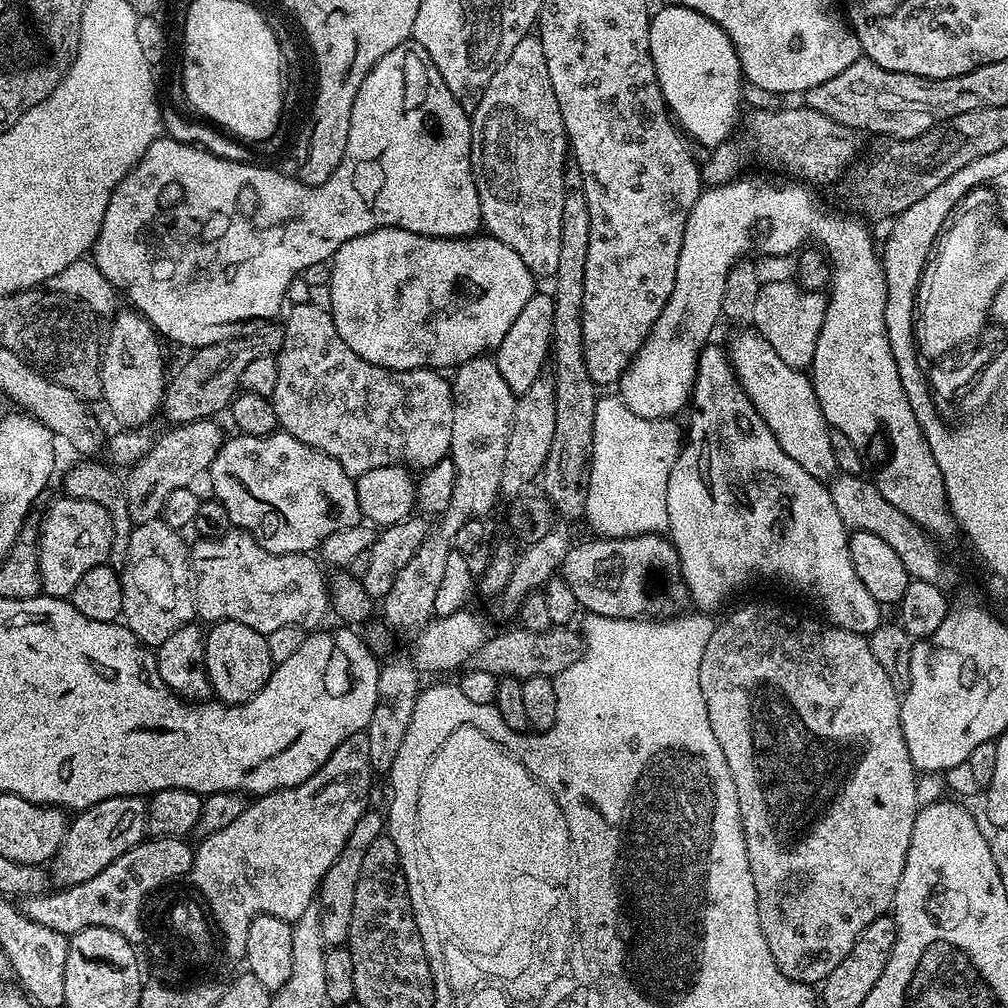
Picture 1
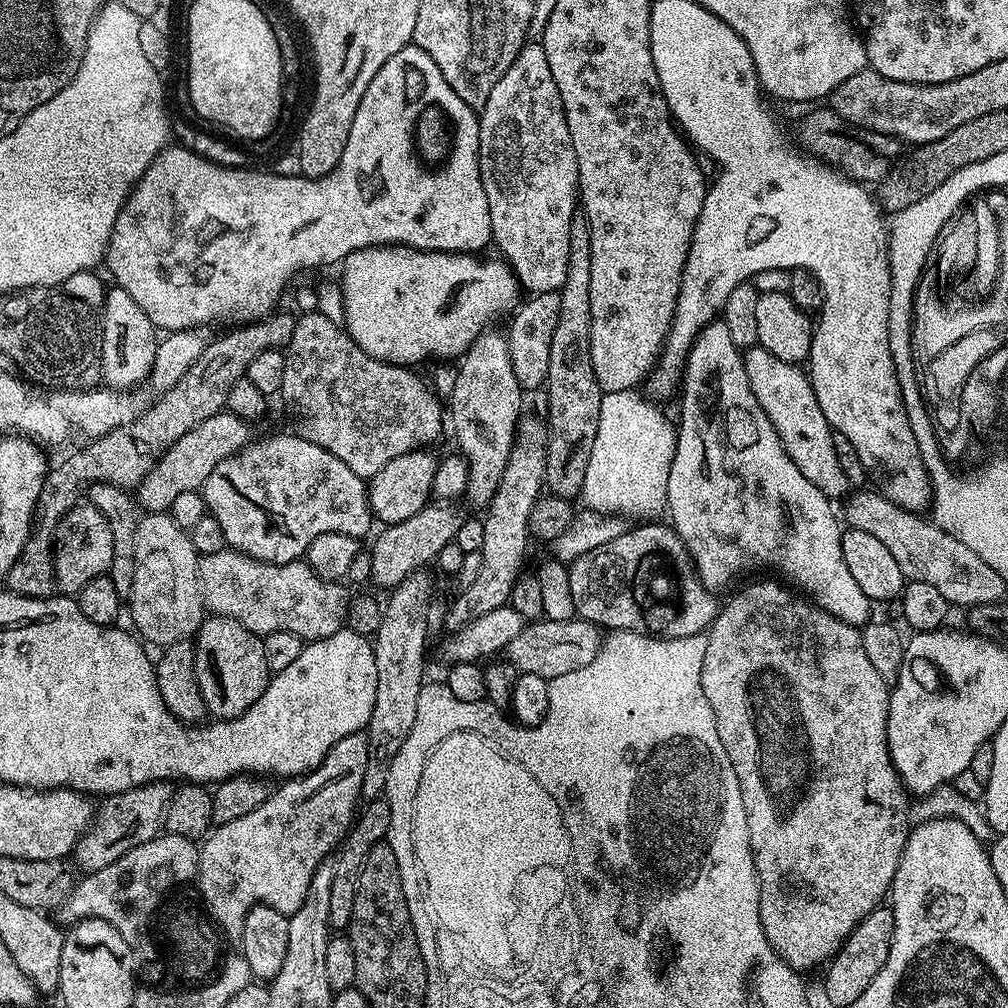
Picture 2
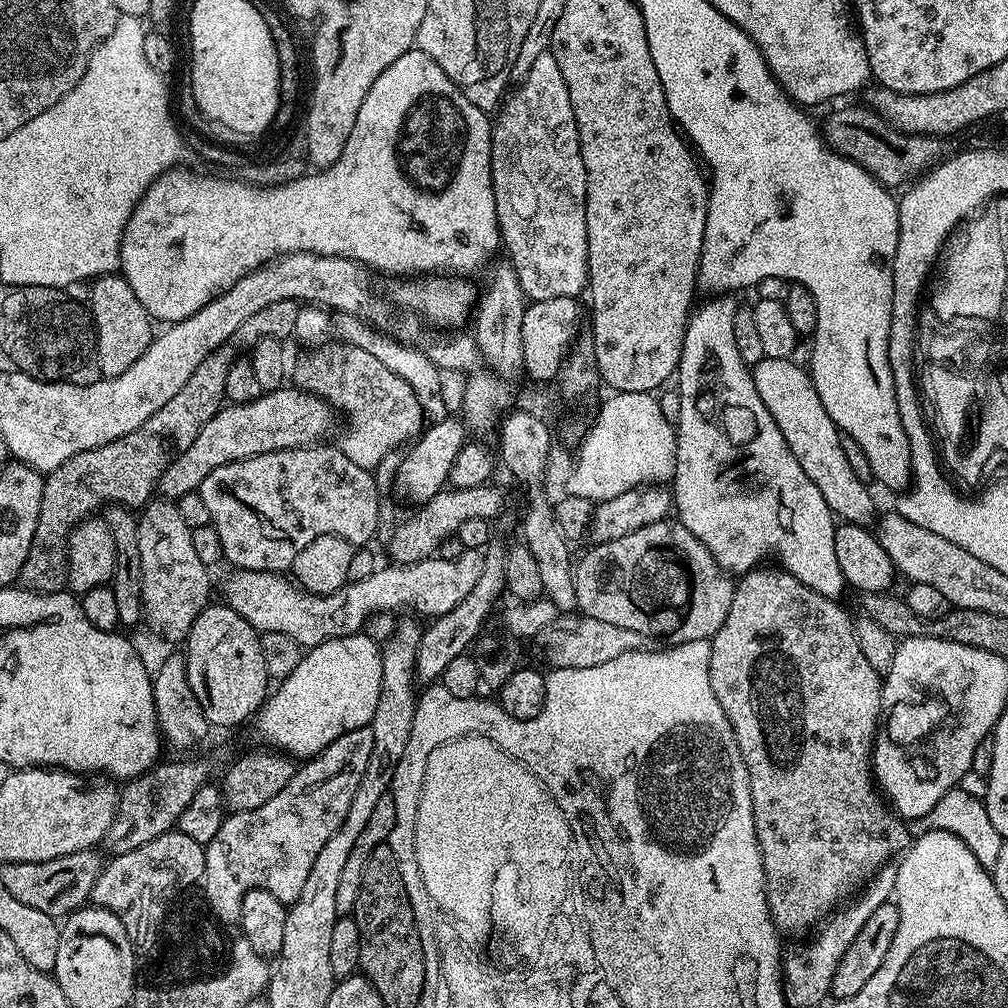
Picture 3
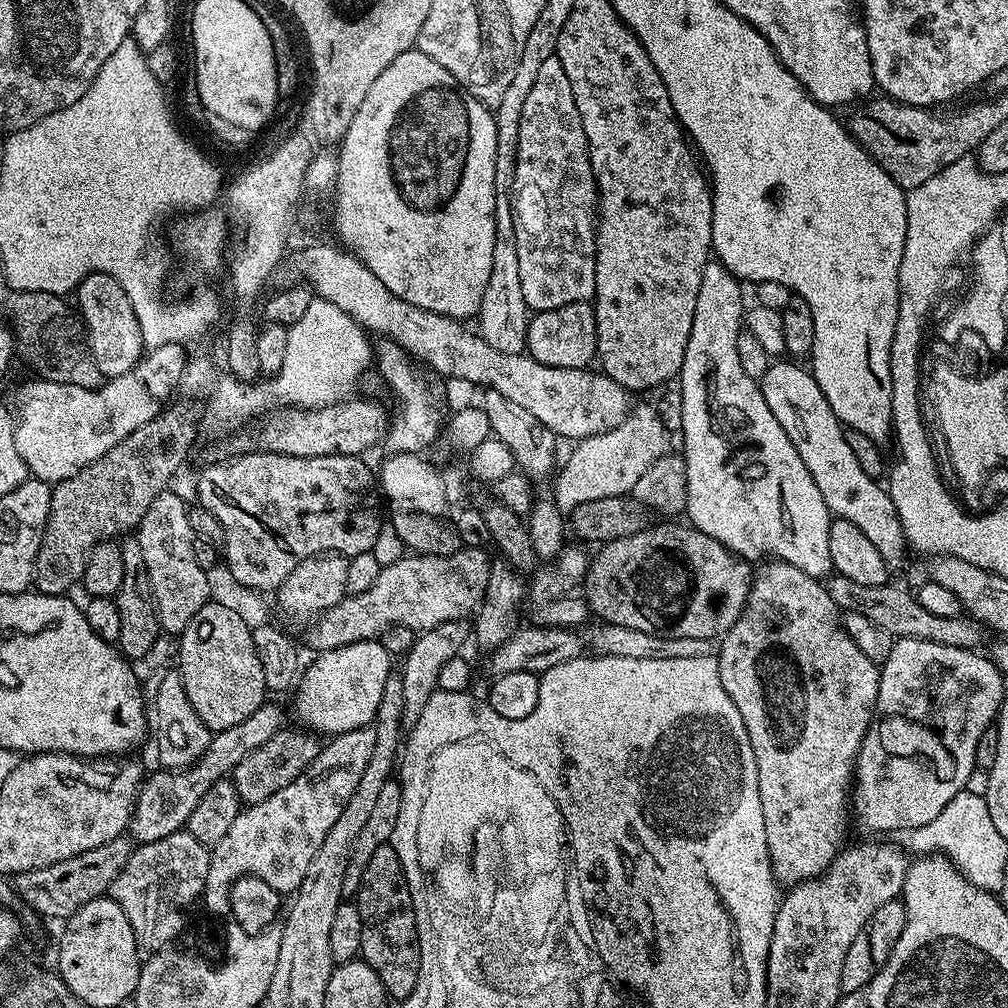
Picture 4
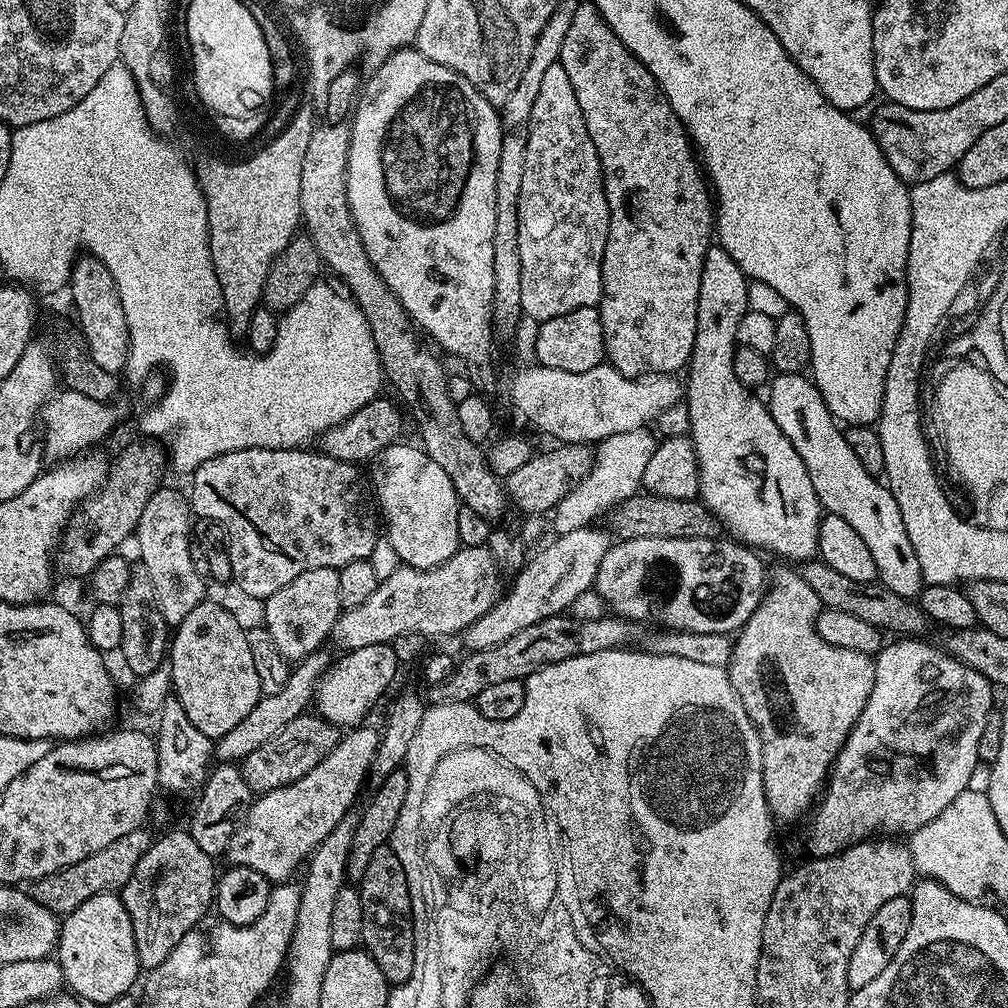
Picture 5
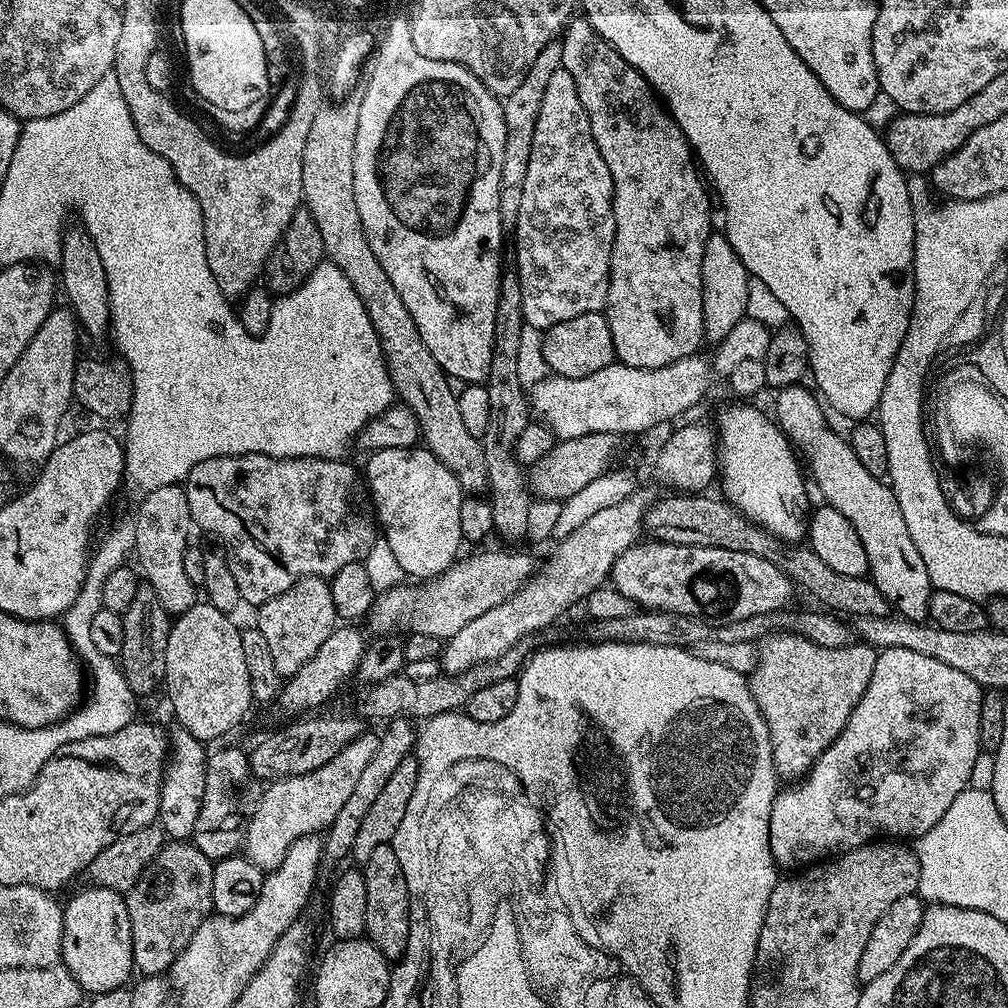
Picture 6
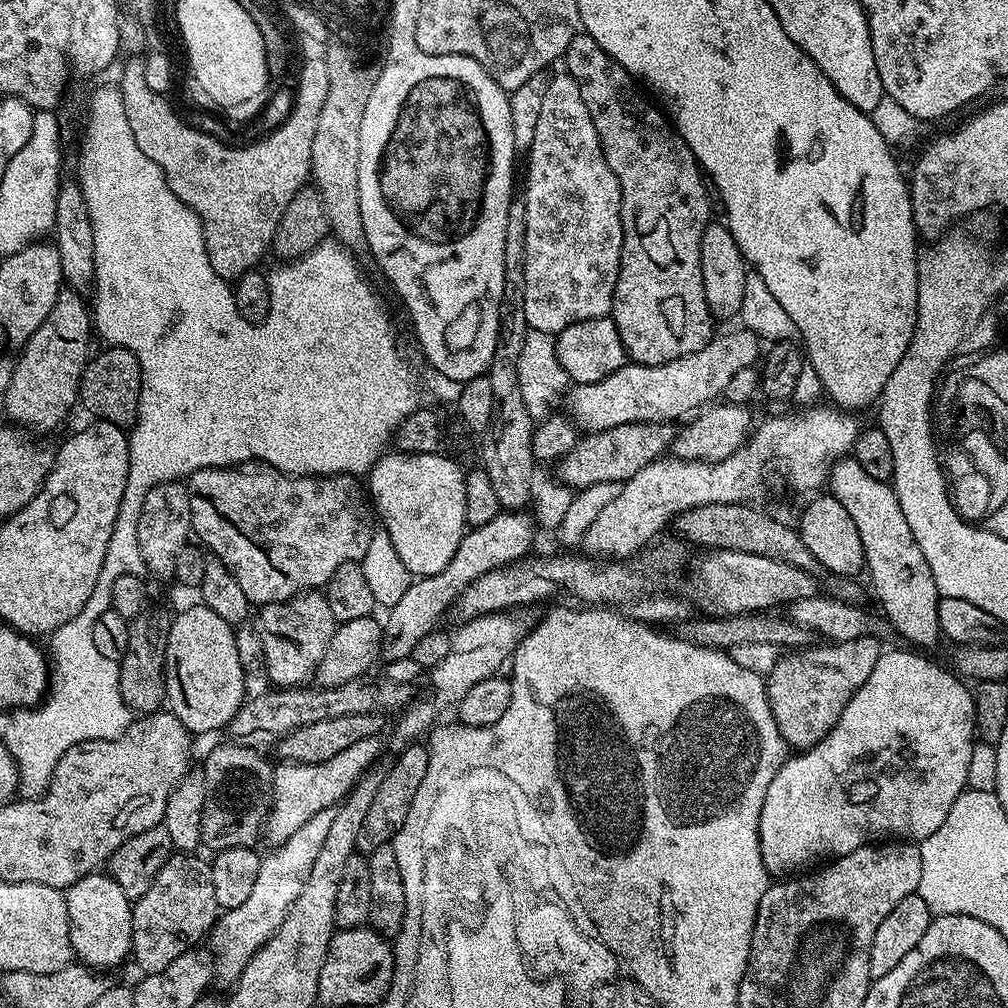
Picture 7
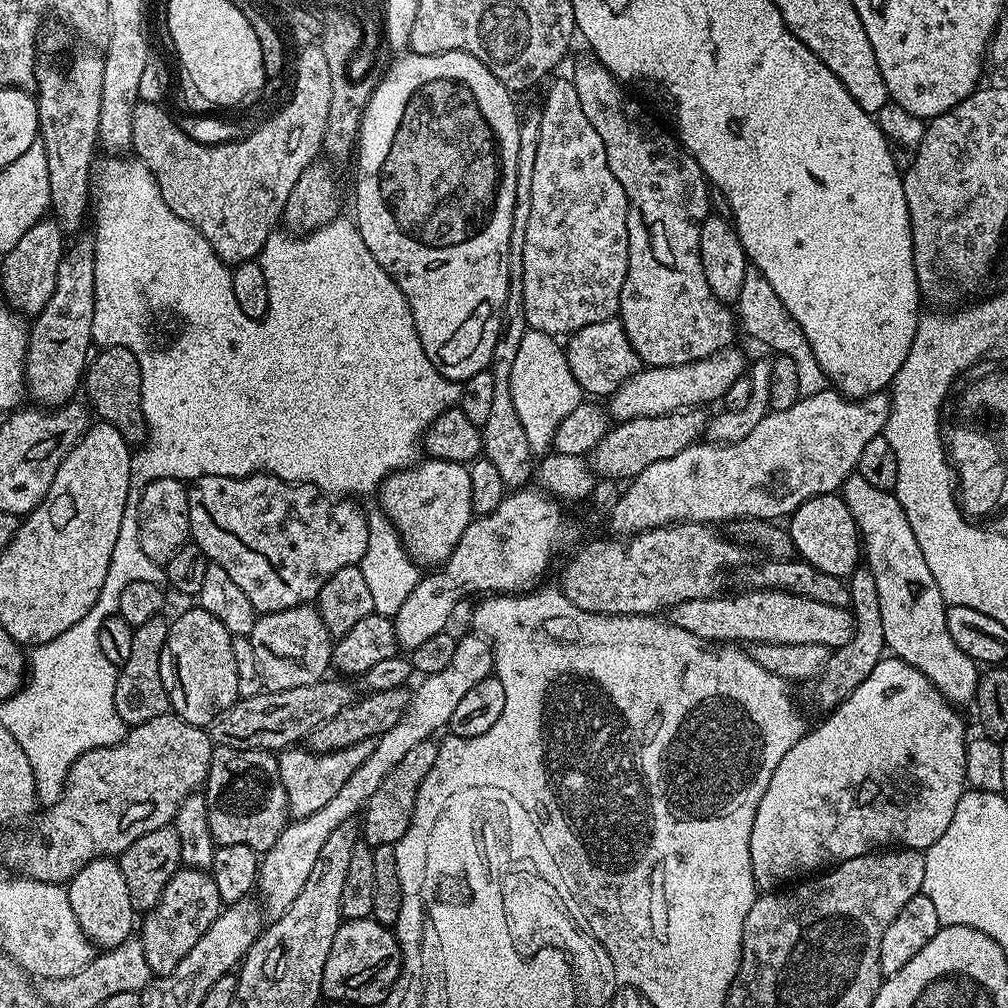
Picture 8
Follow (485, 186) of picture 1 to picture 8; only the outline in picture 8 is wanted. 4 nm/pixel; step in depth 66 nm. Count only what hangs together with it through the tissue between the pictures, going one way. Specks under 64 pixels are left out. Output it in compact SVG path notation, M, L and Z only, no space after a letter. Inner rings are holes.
M553 79L547 85L548 93L544 96L544 104L540 108L540 129L538 130L538 154L534 154L534 182L530 191L530 218L526 227L526 242L523 247L523 305L525 320L529 329L544 331L546 334L564 338L573 332L582 330L582 326L594 326L594 322L606 322L613 319L620 311L620 295L622 282L626 282L628 269L628 199L626 190L614 178L610 166L606 162L606 146L602 138L598 138L598 130L590 126L590 118L582 110L582 101L578 98L578 90L574 90L571 79Z

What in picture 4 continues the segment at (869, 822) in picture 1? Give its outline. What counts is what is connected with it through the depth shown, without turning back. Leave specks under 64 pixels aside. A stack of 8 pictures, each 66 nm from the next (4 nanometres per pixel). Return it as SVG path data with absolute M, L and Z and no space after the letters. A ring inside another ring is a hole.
M775 558L765 559L759 567L753 571L750 594L738 622L734 622L734 626L730 626L730 630L719 641L715 661L722 678L722 690L726 690L726 694L730 694L730 702L738 706L746 734L750 734L750 746L754 746L754 762L758 762L758 798L762 798L762 818L766 822L766 846L770 850L772 873L776 875L777 885L791 886L801 884L803 880L811 880L813 876L821 876L832 864L832 859L845 847L844 831L848 828L848 820L850 824L850 785L854 780L856 755L860 753L866 730L872 724L876 710L880 670L878 665L870 662L870 658L866 658L866 654L862 654L862 650L858 650L858 646L854 646L840 625L840 609L817 577L798 570L798 566L790 566L790 562Z

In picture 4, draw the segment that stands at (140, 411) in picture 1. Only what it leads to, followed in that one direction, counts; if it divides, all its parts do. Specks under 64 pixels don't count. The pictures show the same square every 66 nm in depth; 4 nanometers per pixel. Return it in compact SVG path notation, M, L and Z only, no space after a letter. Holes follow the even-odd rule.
M89 272L83 278L85 280L76 292L75 303L84 321L84 331L94 362L105 378L126 374L146 351L134 306L130 306L126 290L122 290L122 286L118 286L118 282L110 274Z

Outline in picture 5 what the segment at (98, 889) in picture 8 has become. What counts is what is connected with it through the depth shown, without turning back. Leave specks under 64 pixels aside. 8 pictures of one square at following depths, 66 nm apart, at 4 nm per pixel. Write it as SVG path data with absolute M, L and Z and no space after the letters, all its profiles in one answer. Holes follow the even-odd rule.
M103 892L94 898L86 898L86 902L78 906L78 910L63 917L58 941L58 959L65 985L81 1001L89 1000L92 1006L129 995L135 984L137 987L142 969L136 953L134 926L117 893Z

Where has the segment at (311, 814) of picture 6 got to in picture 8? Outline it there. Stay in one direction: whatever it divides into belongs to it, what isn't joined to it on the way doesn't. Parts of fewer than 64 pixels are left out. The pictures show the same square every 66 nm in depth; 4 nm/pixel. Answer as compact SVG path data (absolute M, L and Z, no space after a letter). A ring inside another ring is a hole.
M376 740L366 742L354 742L354 746L346 746L346 750L334 750L333 752L313 752L304 746L293 746L283 749L279 753L280 777L282 786L286 786L286 798L288 799L288 811L293 817L309 816L314 810L322 810L338 790L342 790L344 783L370 758Z

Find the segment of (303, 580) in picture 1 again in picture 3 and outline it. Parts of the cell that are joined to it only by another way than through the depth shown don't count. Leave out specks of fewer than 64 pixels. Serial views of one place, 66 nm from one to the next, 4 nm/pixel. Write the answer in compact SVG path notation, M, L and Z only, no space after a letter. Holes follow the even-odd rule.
M464 550L460 556L447 560L439 554L413 564L393 563L392 568L377 567L370 578L362 582L343 584L337 592L314 596L297 586L287 575L275 572L233 571L224 580L223 603L233 608L250 626L263 634L286 634L307 650L330 638L357 635L365 627L369 616L378 612L399 613L399 608L409 608L417 617L435 618L454 610L482 575L484 552Z

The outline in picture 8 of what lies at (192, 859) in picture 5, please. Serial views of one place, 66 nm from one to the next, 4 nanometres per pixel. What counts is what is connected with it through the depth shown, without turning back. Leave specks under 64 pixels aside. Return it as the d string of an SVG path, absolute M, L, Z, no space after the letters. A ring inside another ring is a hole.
M181 866L170 878L170 882L166 882L162 898L158 898L156 905L143 917L144 925L138 928L138 938L142 942L142 950L146 950L146 962L153 977L170 974L174 966L178 966L178 962L190 954L198 938L210 930L221 911L218 886L214 886L211 871Z

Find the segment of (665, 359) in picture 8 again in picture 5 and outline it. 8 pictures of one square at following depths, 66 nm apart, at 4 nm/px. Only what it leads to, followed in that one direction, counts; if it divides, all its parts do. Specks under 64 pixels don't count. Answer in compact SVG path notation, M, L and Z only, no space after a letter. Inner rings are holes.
M591 2L577 3L566 39L562 41L562 54L558 62L566 70L566 75L574 86L578 106L582 106L582 118L586 118L586 130L590 130L590 142L594 142L594 150L598 150L598 158L604 175L606 202L610 210L610 230L602 258L602 298L598 305L602 318L604 355L607 363L611 364L614 370L633 378L679 373L679 368L681 371L692 358L694 334L698 330L698 286L702 278L702 262L714 240L714 200L710 195L705 173L694 155L688 129L680 121L678 114L674 114L666 94L660 89L660 83L654 78L654 74L650 74L648 67L619 40L614 34L614 30L610 30L610 26L602 18L600 11Z

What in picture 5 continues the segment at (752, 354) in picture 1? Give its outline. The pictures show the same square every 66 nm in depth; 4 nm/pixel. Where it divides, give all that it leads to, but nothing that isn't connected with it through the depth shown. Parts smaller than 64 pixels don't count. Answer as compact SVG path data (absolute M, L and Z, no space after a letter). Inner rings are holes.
M782 372L771 377L767 385L766 403L774 422L778 422L778 430L790 438L790 446L798 450L798 458L806 466L810 474L810 482L814 482L814 490L820 499L820 507L827 515L843 518L858 535L866 541L870 554L874 558L874 566L878 566L879 583L885 584L894 594L916 598L924 584L922 570L918 566L918 554L914 554L914 542L906 534L906 522L902 522L902 510L898 510L898 502L894 502L894 494L887 483L877 477L866 474L862 462L854 450L850 450L850 442L846 442L844 428L838 423L831 410L826 406L815 380L804 372Z

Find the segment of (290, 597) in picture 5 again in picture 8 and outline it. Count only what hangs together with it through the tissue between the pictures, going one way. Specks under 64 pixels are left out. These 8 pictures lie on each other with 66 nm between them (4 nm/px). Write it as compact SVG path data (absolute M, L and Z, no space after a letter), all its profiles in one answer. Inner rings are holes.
M299 604L290 610L257 615L251 637L258 658L260 683L269 692L310 686L329 675L334 638L326 630L320 612L312 604Z

